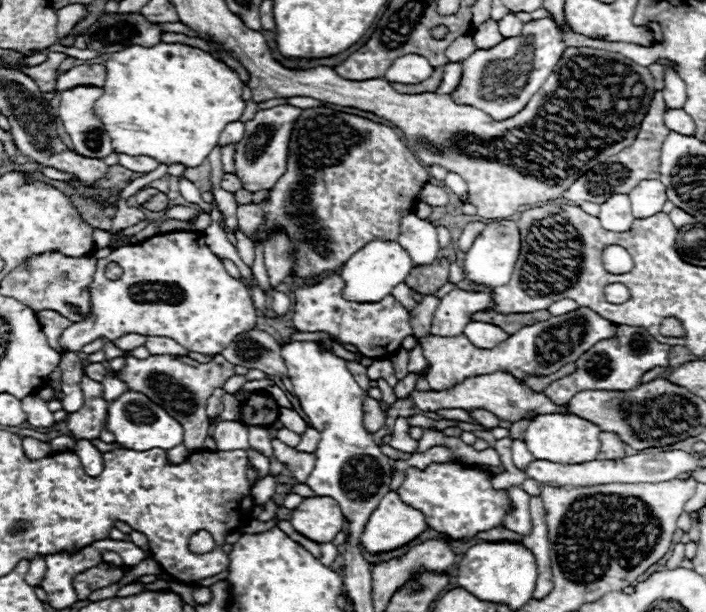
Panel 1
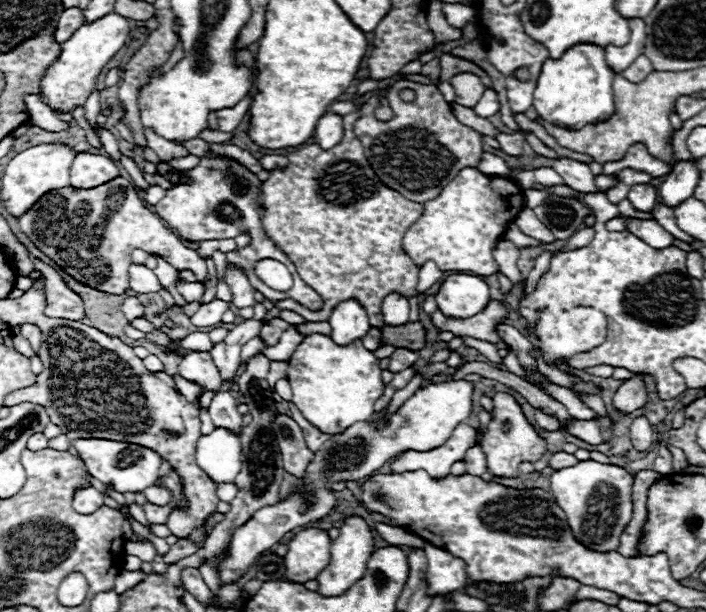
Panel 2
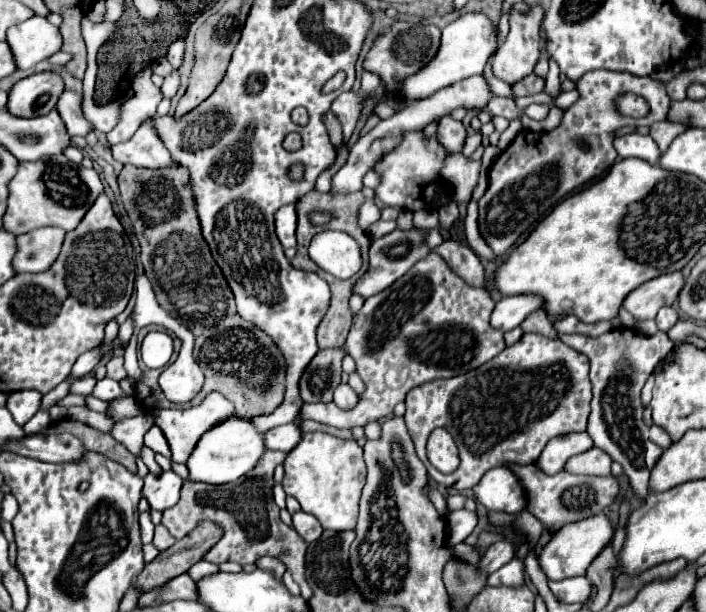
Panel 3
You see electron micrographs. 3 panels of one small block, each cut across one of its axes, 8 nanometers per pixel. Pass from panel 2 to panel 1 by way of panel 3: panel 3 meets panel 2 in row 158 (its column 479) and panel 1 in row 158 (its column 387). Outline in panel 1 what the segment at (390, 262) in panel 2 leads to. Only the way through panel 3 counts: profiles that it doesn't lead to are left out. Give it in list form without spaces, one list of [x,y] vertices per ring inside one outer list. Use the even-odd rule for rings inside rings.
[[[308,108],[302,112],[302,118],[298,118],[298,126],[294,126],[294,138],[290,138],[290,166],[286,168],[286,174],[276,182],[270,198],[262,206],[238,206],[238,226],[248,236],[256,228],[262,228],[264,238],[268,228],[278,224],[286,228],[298,248],[298,264],[292,274],[332,272],[374,238],[398,240],[400,212],[414,210],[416,194],[428,180],[428,170],[390,126],[336,112],[332,108]]]

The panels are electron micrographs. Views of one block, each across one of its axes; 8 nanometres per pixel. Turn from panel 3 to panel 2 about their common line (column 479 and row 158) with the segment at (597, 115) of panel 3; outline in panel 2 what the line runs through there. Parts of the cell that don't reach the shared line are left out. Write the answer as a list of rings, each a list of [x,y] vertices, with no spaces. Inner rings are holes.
[[[202,158],[196,170],[188,170],[184,172],[192,178],[190,184],[176,184],[172,190],[166,190],[166,196],[156,204],[156,214],[174,230],[178,230],[178,234],[186,240],[222,240],[222,238],[236,238],[240,232],[248,230],[251,240],[249,244],[240,250],[226,253],[226,260],[236,264],[238,268],[246,272],[252,286],[262,292],[270,302],[276,300],[286,300],[292,298],[296,302],[300,302],[304,308],[308,310],[322,310],[324,306],[322,298],[318,298],[318,294],[298,276],[298,272],[294,270],[294,264],[286,258],[286,254],[282,254],[264,234],[262,230],[262,222],[260,222],[260,210],[258,210],[258,198],[260,198],[260,180],[256,178],[256,174],[252,174],[250,170],[246,170],[244,166],[240,166],[234,160],[228,158]],[[265,258],[278,260],[282,262],[290,274],[294,276],[294,286],[286,292],[276,292],[272,288],[268,288],[256,274],[254,268],[257,261]]]

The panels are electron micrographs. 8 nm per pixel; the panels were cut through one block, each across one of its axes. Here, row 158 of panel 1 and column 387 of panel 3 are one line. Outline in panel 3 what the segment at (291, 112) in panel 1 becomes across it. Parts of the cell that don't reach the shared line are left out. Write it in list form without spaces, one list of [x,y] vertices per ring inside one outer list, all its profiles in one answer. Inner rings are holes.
[[[412,228],[412,230],[394,230],[378,240],[372,240],[372,246],[370,246],[370,268],[368,272],[356,282],[354,286],[354,292],[356,294],[362,294],[364,298],[368,296],[374,296],[378,292],[382,292],[384,288],[388,288],[390,284],[394,284],[400,276],[404,276],[418,260],[426,258],[430,248],[426,246],[426,230],[422,228]]]

